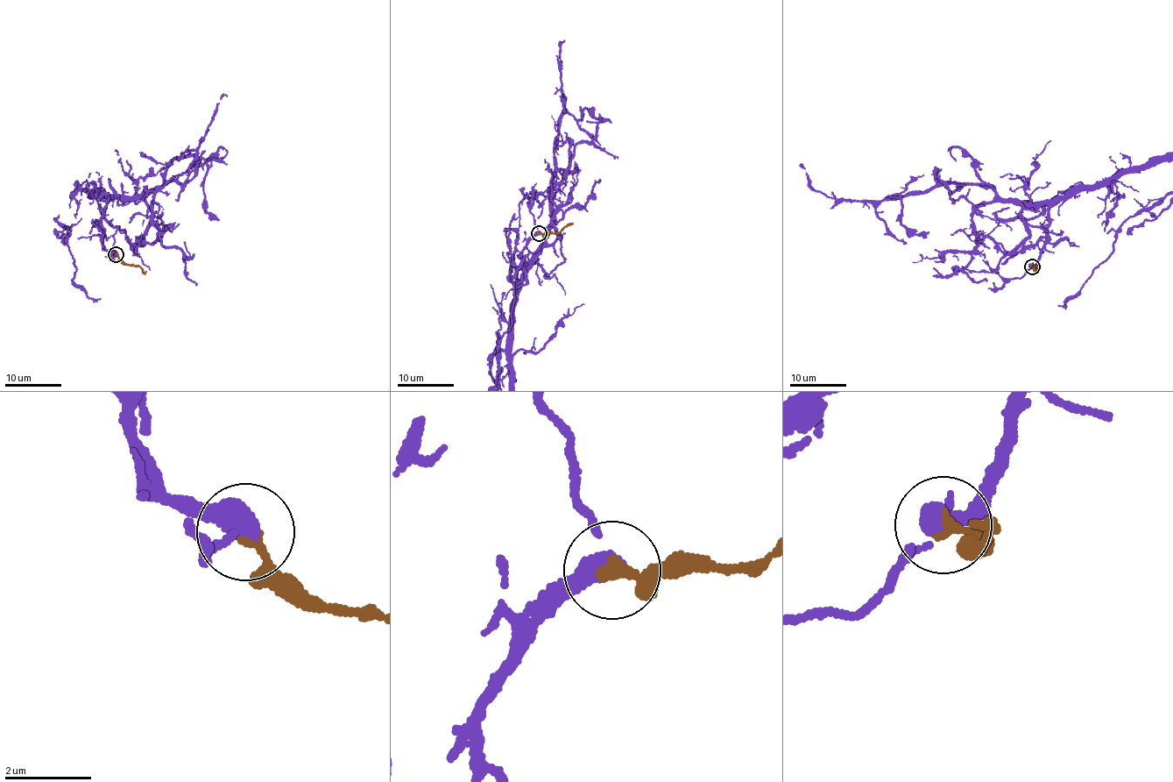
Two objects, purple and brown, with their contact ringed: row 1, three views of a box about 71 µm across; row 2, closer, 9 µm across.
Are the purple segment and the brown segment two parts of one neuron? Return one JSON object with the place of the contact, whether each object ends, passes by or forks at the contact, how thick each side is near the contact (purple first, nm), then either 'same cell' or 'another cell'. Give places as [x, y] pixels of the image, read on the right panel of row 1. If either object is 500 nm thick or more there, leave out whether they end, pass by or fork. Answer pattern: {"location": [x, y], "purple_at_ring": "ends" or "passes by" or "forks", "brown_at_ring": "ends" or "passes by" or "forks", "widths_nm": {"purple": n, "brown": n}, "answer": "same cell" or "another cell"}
{"location": [1032, 266], "purple_at_ring": "passes by", "brown_at_ring": "ends", "widths_nm": {"purple": 420, "brown": 320}, "answer": "same cell"}

